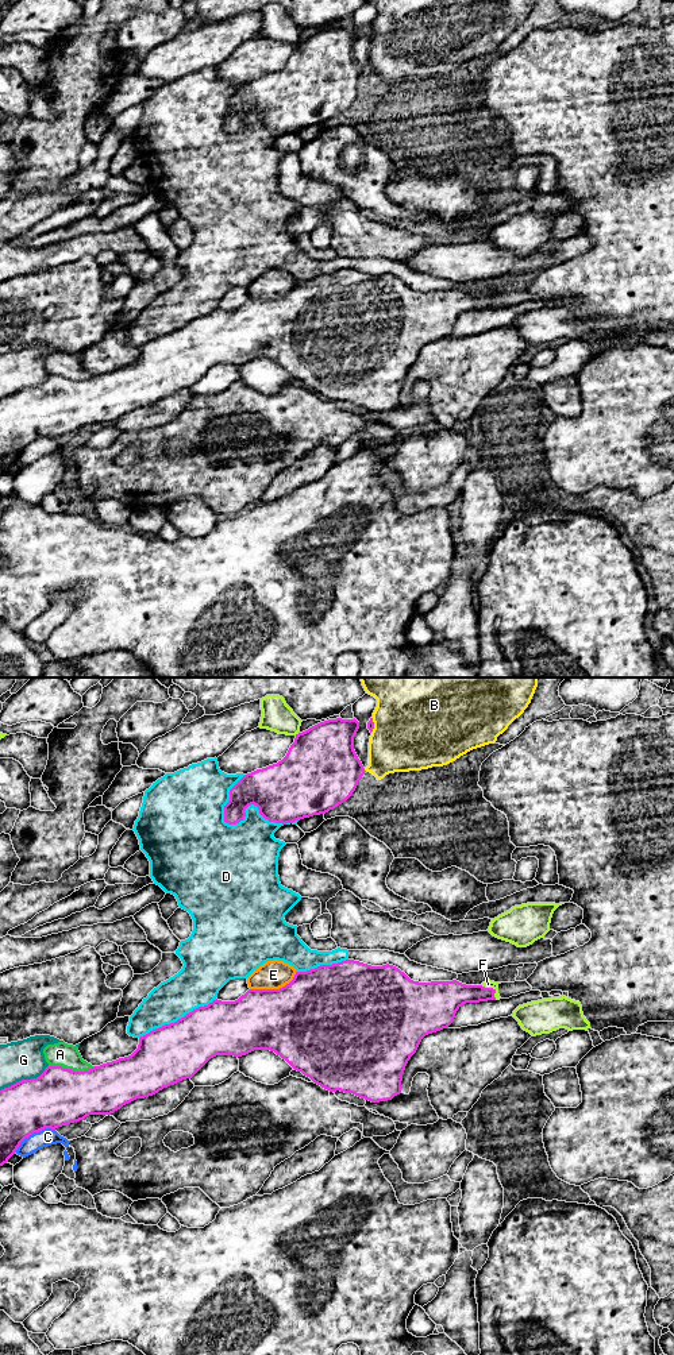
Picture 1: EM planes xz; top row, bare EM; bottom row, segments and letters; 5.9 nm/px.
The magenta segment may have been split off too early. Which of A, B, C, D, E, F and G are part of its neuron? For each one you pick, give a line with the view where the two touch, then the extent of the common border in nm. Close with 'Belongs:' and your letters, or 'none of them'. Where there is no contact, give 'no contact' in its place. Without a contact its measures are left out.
Belongs: none of them

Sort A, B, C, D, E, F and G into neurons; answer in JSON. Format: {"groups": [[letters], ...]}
{"groups": [["A"], ["B"], ["C"], ["D"], ["E"], ["F"], ["G"]]}

